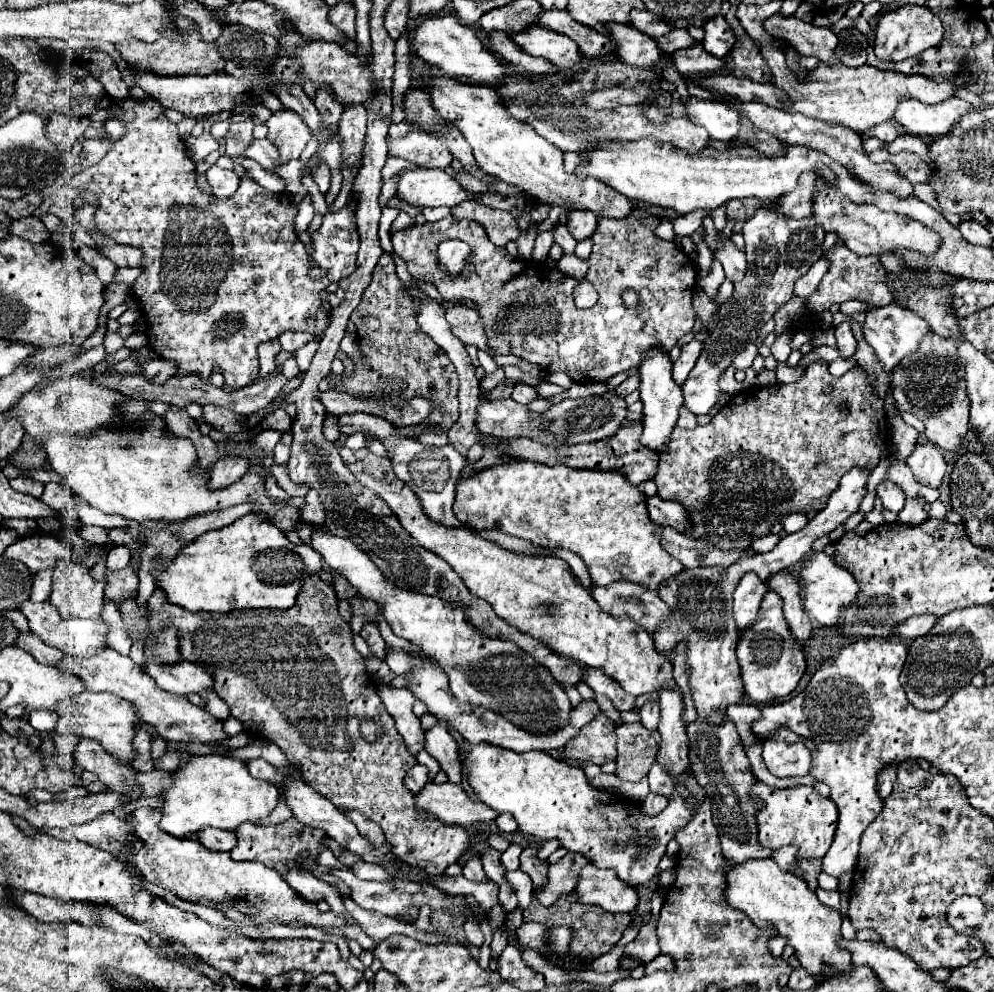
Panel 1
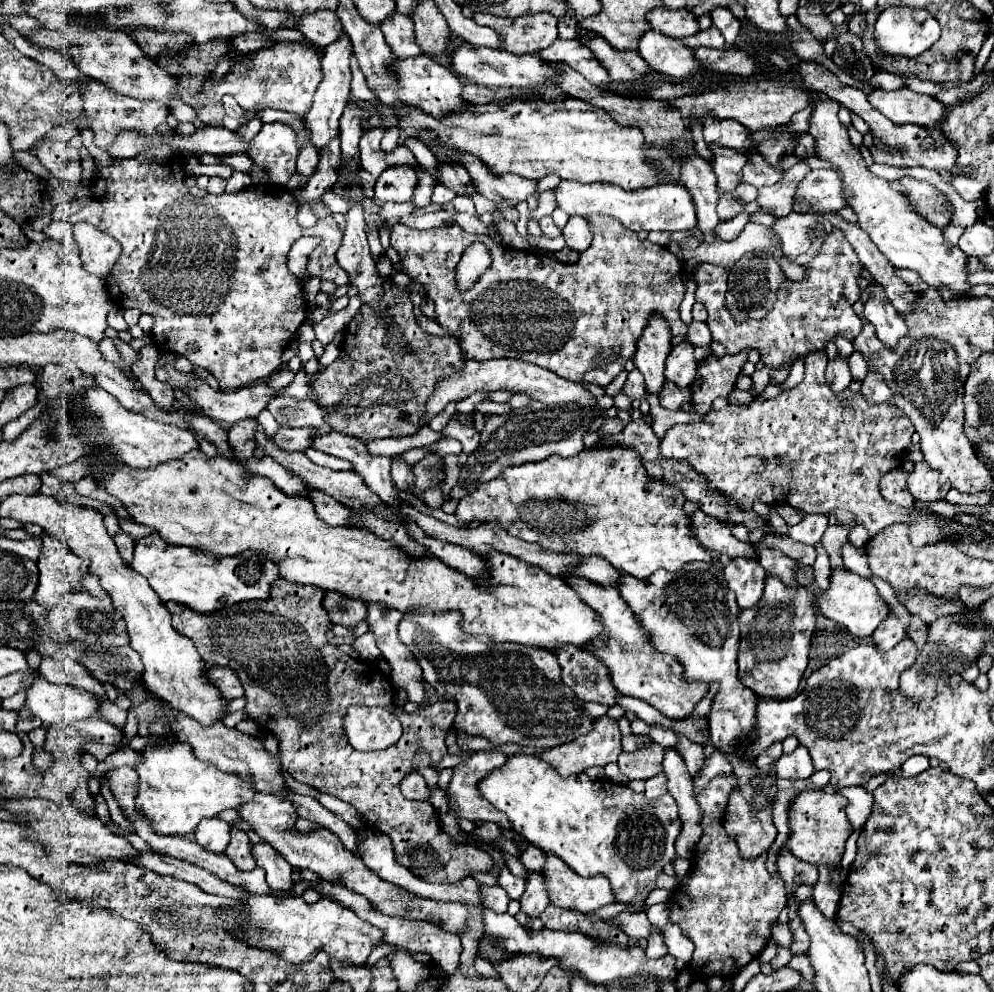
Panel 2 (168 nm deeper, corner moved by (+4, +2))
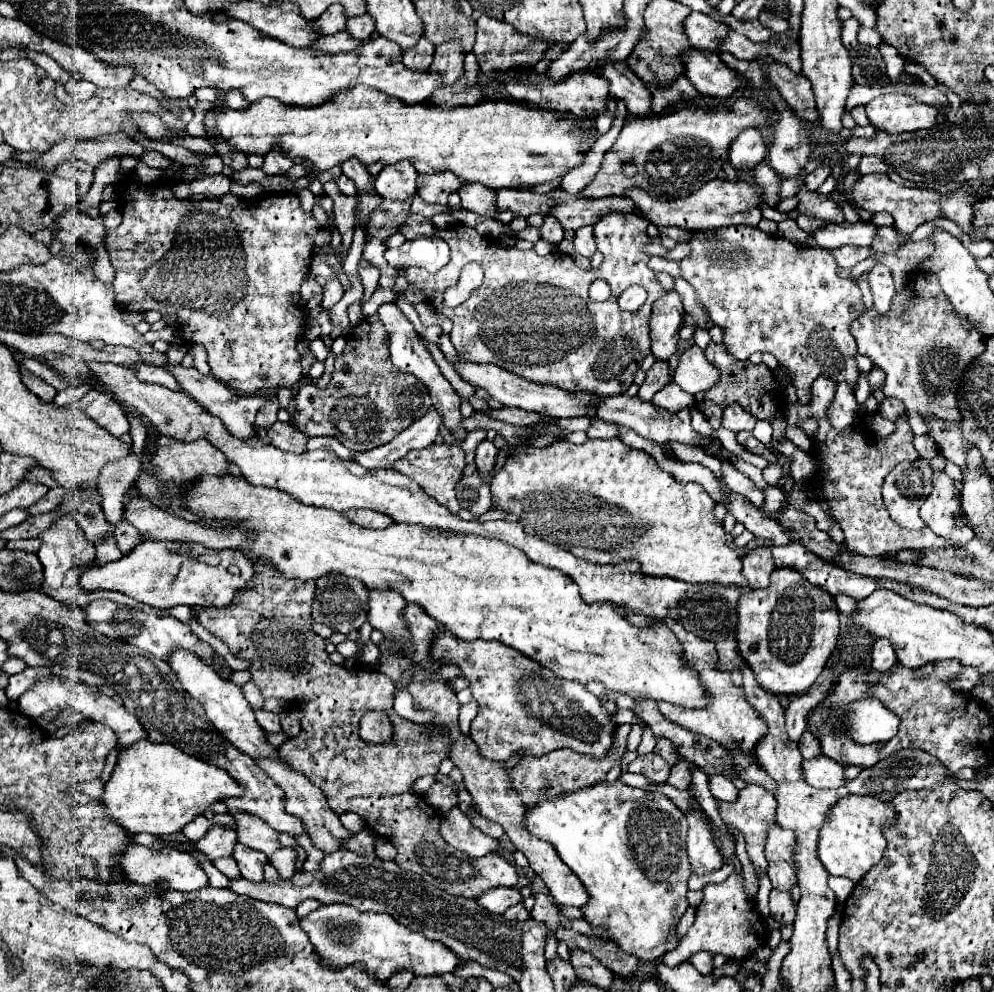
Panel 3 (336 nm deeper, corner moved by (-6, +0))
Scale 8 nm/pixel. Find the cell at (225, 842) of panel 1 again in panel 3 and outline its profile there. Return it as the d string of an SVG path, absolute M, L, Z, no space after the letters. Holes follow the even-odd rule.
M214 823L208 829L208 833L200 841L194 843L194 847L198 851L202 851L210 861L214 861L218 857L232 857L232 849L234 849L236 839L238 839L238 835L234 829Z

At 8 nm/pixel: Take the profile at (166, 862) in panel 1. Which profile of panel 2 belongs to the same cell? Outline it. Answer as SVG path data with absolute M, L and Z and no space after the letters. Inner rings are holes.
M248 893L248 899L244 903L250 911L250 943L262 949L276 949L290 963L308 963L320 949L324 949L330 957L334 957L340 963L348 961L356 967L364 967L372 949L384 943L382 929L368 925L354 911L342 907L332 899L318 899L316 903L306 905L302 897L272 897ZM260 927L264 929L258 933ZM340 949L350 957L356 957L356 963L352 959L340 959Z

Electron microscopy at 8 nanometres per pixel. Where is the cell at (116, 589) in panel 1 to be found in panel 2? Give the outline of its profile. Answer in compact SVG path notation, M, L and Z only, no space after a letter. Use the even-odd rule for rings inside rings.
M122 529L114 535L114 541L118 545L118 551L122 553L122 557L126 559L126 563L130 563L130 557L132 557L132 551L134 551L134 539L128 537L128 533L124 533Z

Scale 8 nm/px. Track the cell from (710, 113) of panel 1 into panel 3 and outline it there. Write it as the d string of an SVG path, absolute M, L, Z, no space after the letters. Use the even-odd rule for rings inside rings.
M744 129L732 141L728 149L728 161L740 171L748 171L766 157L766 151L768 149L764 145L762 135L756 129Z

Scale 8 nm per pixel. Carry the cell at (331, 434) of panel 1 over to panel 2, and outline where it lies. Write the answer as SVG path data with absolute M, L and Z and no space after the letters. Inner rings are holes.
M280 427L274 435L268 435L270 441L274 441L282 451L306 451L312 441L310 429L292 429L292 427Z

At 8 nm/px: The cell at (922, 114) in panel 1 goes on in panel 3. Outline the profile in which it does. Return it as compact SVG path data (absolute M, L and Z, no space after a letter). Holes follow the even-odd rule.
M886 93L866 105L866 115L878 131L888 131L896 135L904 131L934 127L938 109L906 97L904 93Z

